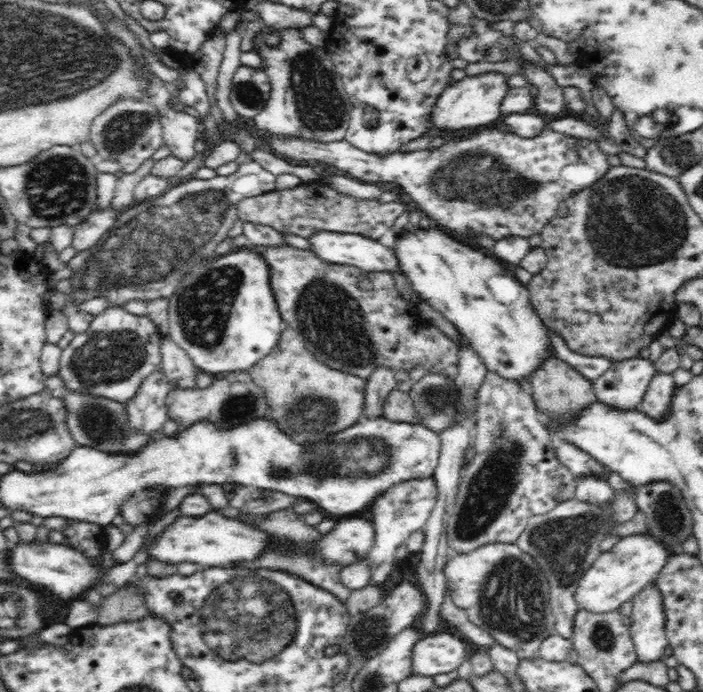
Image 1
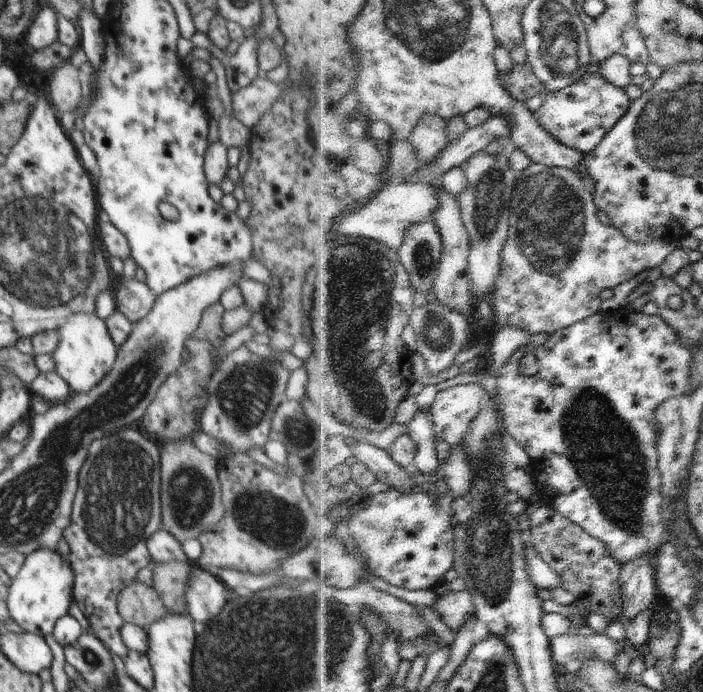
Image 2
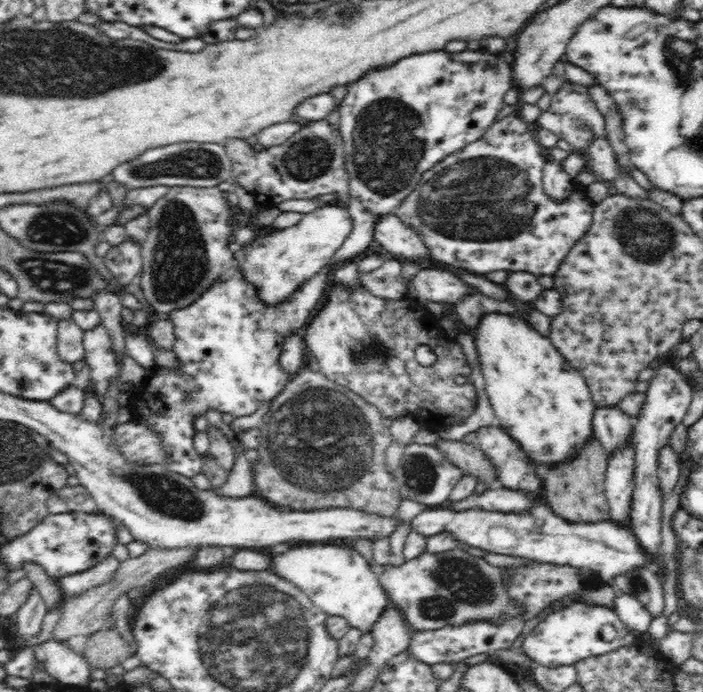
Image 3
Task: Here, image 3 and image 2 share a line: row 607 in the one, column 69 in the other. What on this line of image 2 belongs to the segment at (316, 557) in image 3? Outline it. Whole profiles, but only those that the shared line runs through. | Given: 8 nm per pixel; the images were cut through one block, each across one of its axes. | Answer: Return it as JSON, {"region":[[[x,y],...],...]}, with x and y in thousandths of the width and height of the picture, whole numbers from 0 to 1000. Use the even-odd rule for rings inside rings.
{"region":[[[107,452],[80,475],[84,493],[73,510],[78,538],[100,558],[102,568],[127,566],[159,533],[168,503],[155,486],[149,462],[135,452]]]}

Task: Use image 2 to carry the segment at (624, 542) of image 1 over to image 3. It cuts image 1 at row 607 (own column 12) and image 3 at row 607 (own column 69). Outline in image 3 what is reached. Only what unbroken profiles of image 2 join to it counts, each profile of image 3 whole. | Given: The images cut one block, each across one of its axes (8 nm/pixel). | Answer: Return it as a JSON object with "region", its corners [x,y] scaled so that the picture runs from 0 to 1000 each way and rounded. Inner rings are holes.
{"region":[[[831,868],[815,871],[805,879],[798,879],[794,884],[780,887],[744,923],[741,938],[760,960],[782,964],[817,961],[824,954],[899,932],[902,923],[913,918],[910,912],[899,912],[898,908],[893,908],[893,903],[882,896],[875,882],[868,882],[862,876],[832,873]],[[859,905],[873,908],[876,919],[871,925],[858,925],[853,921],[852,910],[856,910]]]}

